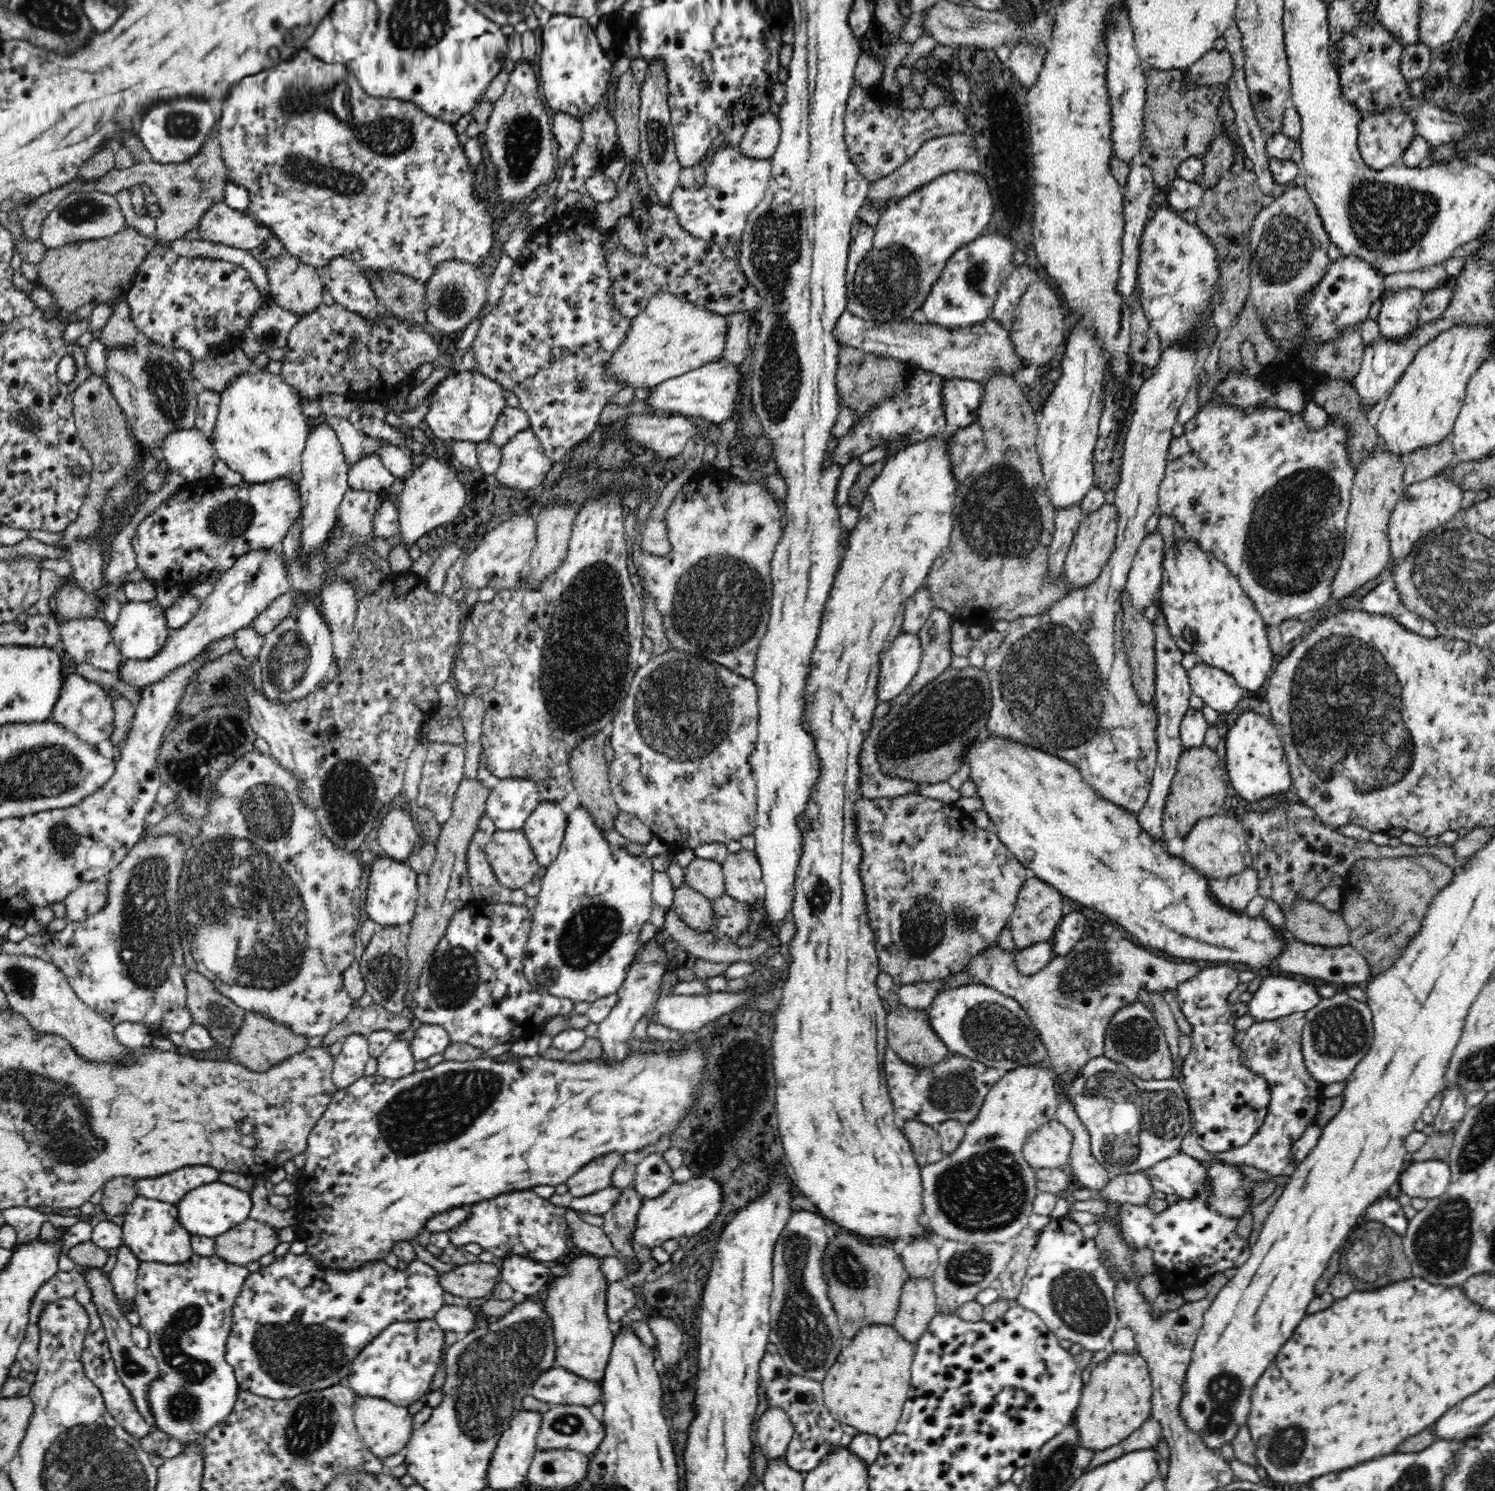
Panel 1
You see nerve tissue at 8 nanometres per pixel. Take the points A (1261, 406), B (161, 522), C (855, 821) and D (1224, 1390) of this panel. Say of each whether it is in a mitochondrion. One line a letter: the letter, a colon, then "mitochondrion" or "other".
A: other
B: other
C: other
D: mitochondrion

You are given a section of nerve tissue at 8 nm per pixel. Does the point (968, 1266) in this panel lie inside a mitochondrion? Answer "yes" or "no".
yes

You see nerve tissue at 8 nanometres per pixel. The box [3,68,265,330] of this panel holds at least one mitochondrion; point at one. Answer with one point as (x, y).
(84, 211)

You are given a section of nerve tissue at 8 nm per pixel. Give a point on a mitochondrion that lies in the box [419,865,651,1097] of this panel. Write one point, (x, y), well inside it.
(592, 932)

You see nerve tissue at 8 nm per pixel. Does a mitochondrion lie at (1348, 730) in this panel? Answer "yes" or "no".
yes

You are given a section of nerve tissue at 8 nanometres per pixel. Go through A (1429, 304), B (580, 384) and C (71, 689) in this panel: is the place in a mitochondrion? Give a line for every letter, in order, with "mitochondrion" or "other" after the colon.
A: other
B: mitochondrion
C: other

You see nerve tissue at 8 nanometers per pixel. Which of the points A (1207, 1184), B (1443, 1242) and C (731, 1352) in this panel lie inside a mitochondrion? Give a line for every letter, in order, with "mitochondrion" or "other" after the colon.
A: other
B: mitochondrion
C: other

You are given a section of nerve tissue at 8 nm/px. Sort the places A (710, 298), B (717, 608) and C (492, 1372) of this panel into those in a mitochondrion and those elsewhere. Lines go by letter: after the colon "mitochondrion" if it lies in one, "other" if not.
A: other
B: mitochondrion
C: mitochondrion

